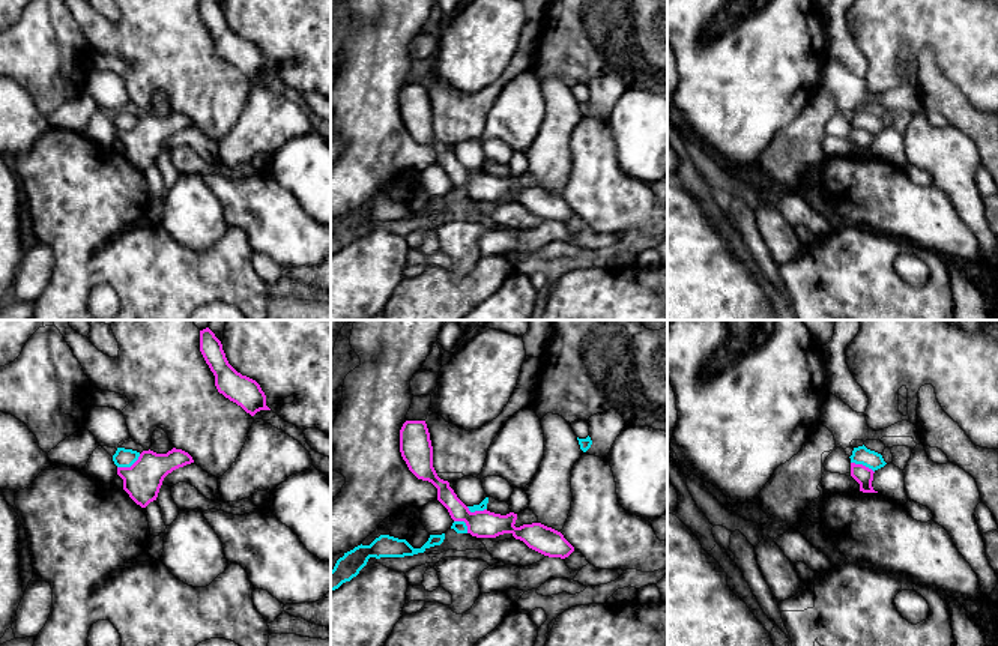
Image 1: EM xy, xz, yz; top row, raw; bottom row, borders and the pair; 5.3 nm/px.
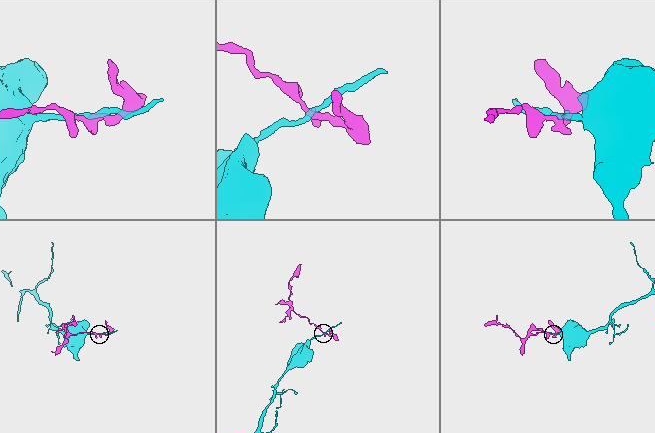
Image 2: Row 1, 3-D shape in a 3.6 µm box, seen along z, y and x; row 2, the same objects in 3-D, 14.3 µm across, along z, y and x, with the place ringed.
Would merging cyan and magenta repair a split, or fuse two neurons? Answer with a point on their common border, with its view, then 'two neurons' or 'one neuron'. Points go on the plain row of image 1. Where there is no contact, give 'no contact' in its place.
contact xy (130, 129); two neurons

